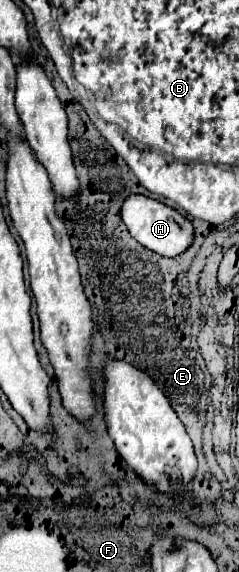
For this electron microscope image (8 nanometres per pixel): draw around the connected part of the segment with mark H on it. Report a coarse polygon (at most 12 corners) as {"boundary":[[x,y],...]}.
{"boundary":[[132,194],[122,204],[130,236],[174,258],[194,226],[174,208]]}

